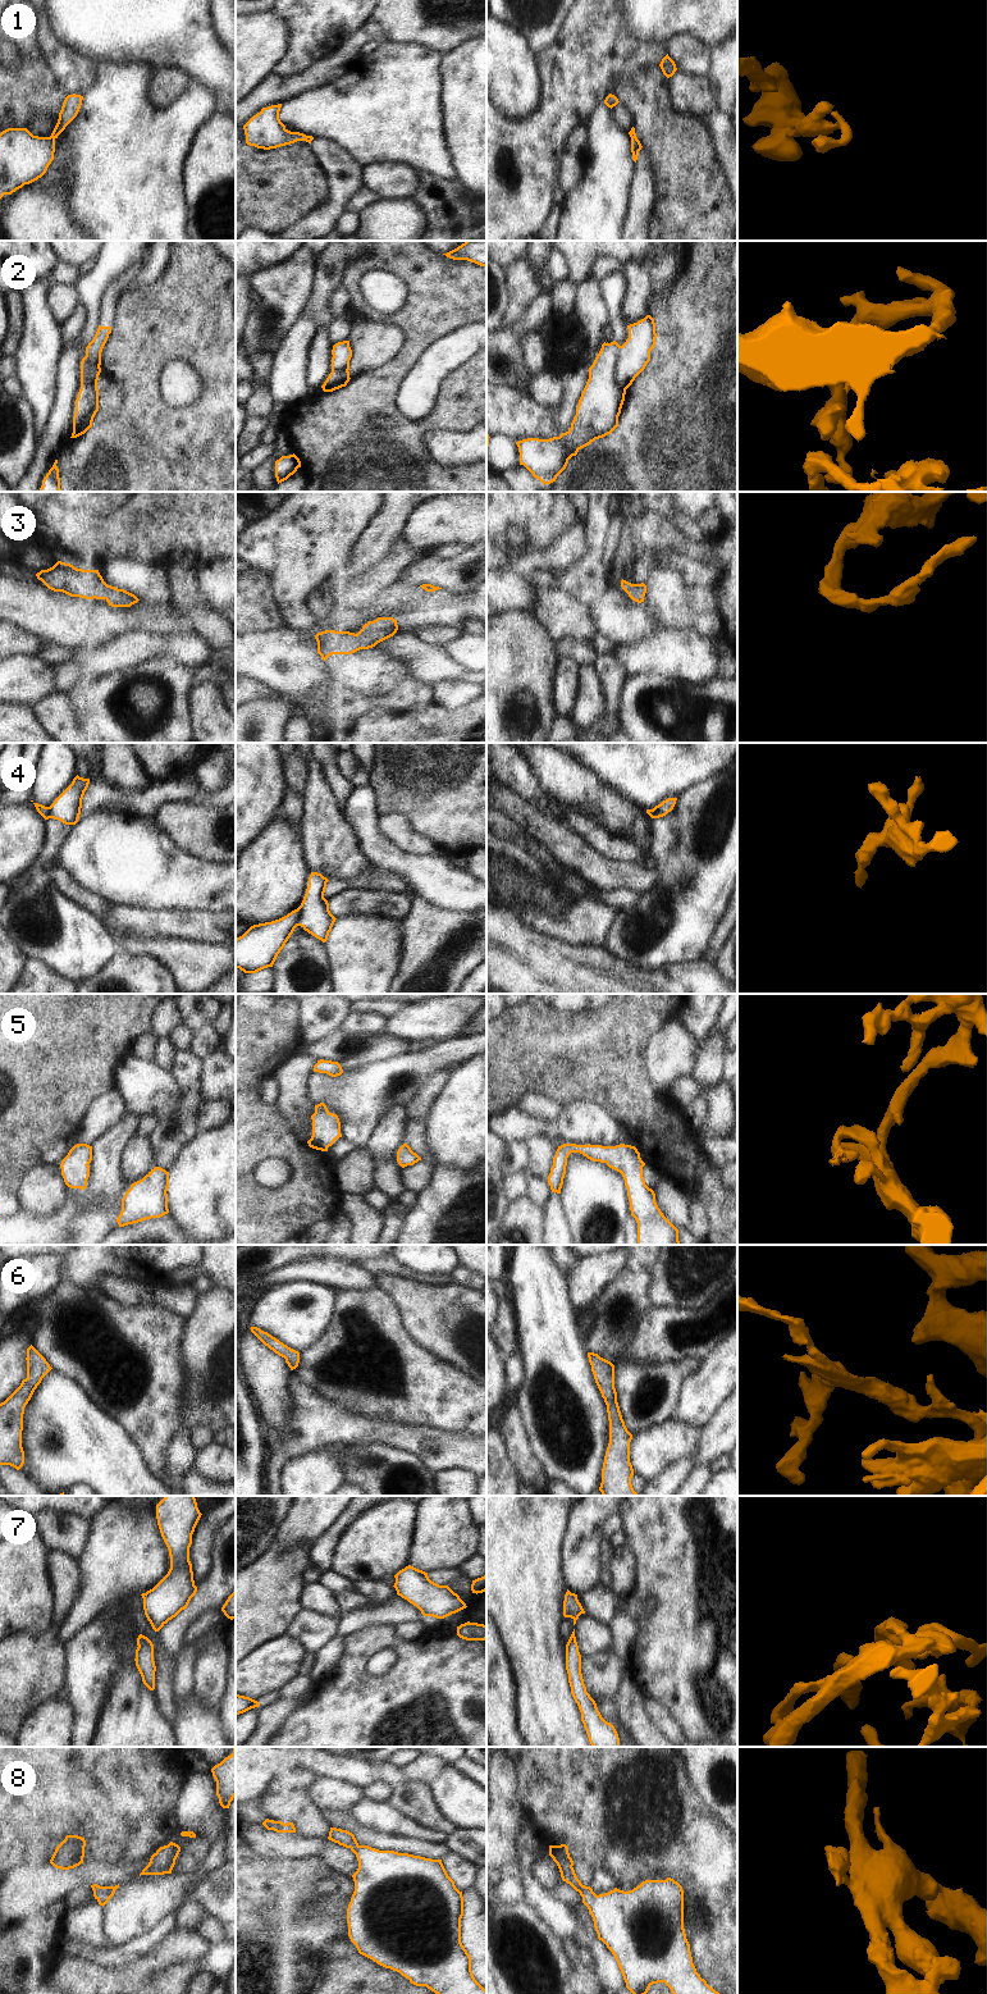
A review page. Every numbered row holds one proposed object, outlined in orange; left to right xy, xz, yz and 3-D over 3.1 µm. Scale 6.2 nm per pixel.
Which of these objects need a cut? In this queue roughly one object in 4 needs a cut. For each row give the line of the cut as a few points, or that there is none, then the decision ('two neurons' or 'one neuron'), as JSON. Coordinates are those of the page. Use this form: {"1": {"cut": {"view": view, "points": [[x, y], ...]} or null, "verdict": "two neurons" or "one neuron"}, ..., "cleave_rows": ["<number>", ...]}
{"1": {"cut": null, "verdict": "one neuron"}, "2": {"cut": {"view": "yz", "points": [[618, 346], [615, 379], [625, 389]]}, "verdict": "two neurons"}, "3": {"cut": null, "verdict": "one neuron"}, "4": {"cut": {"view": "xz", "points": [[298, 907], [301, 912], [300, 925]]}, "verdict": "two neurons"}, "5": {"cut": null, "verdict": "one neuron"}, "6": {"cut": null, "verdict": "one neuron"}, "7": {"cut": null, "verdict": "one neuron"}, "8": {"cut": null, "verdict": "one neuron"}, "cleave_rows": ["2", "4"]}

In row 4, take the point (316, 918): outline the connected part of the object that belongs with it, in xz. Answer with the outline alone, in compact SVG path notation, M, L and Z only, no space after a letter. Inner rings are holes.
M311 872L306 894L300 905L302 912L300 926L323 943L328 940L337 920L330 913L329 903L324 898L328 881L321 873Z

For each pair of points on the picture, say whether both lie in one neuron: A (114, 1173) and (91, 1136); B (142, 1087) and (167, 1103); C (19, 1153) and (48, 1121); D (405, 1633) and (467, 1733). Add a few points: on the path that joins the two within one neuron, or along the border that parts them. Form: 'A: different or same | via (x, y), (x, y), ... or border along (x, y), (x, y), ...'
A: different | border along (118, 1122), (91, 1145)
B: same | via (149, 1090), (155, 1091), (160, 1096)
C: same | via (23, 1145), (40, 1128)
D: different | border along (393, 1627), (406, 1641), (428, 1632)

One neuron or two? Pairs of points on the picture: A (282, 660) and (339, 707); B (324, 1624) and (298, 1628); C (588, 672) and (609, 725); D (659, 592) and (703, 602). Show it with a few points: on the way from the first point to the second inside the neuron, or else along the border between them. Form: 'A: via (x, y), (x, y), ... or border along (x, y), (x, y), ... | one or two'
A: border along (332, 688), (323, 699) | two
B: via (318, 1628), (305, 1628) | one
C: border along (601, 685), (607, 701), (607, 715), (590, 729) | two
D: border along (685, 587), (688, 603), (694, 611), (714, 612) | two

